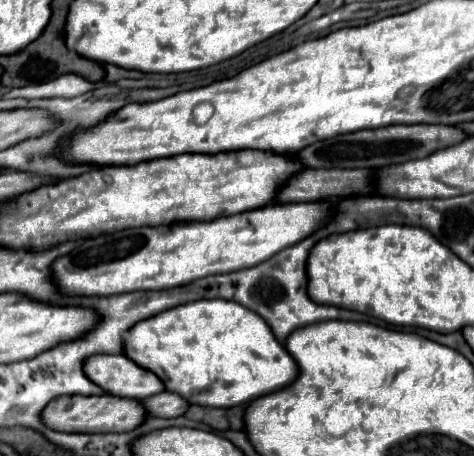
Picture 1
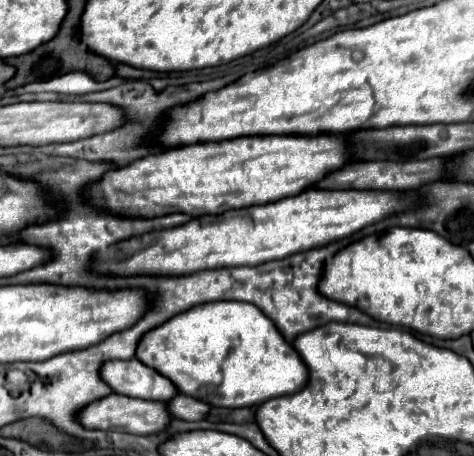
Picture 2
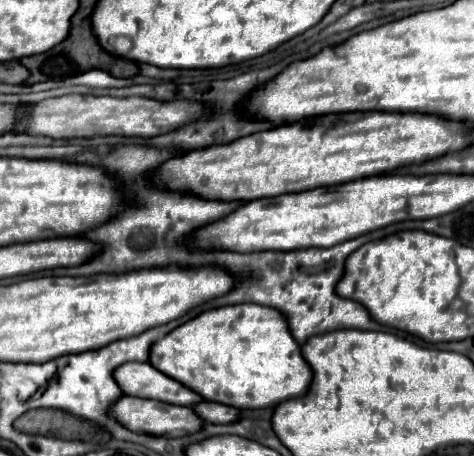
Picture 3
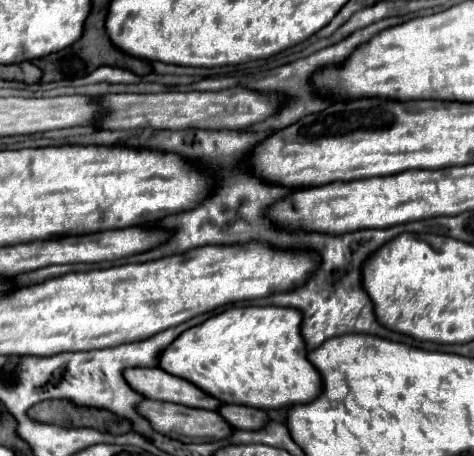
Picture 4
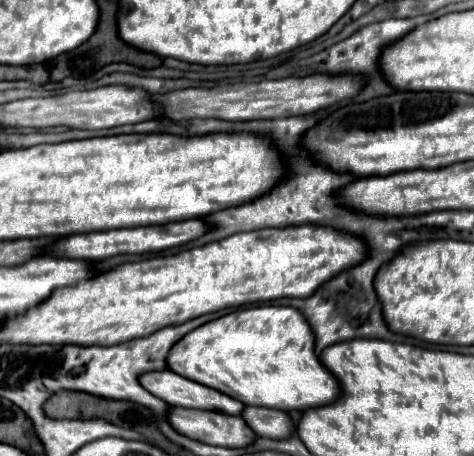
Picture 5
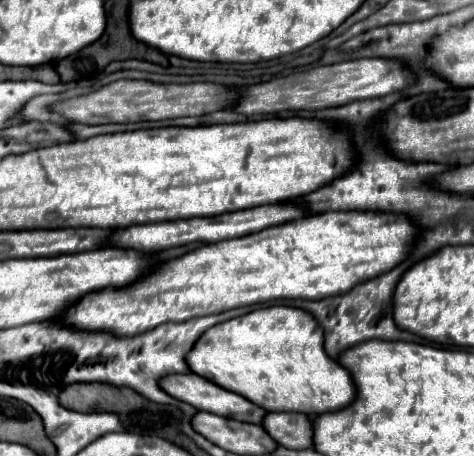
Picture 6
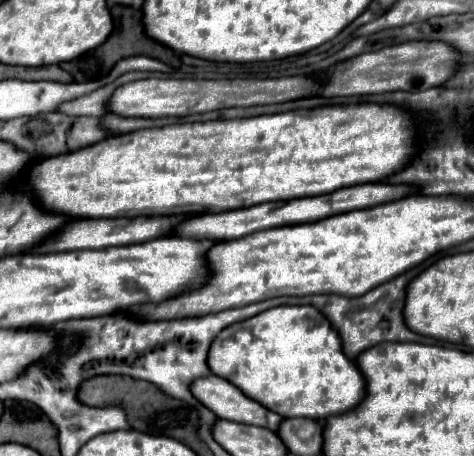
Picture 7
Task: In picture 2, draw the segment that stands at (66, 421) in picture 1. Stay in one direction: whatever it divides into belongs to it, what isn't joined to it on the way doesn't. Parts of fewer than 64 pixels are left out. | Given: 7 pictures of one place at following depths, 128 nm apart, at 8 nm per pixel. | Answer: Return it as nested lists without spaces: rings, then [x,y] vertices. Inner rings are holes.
[[[108,394],[100,400],[90,402],[86,408],[78,412],[78,422],[90,430],[116,430],[116,432],[130,432],[130,434],[154,434],[168,426],[170,416],[164,402],[150,402],[120,394]]]

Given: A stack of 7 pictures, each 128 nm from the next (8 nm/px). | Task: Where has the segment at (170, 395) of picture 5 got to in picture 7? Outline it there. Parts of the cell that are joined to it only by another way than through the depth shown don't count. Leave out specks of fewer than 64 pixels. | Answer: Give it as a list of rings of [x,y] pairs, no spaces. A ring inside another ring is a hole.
[[[204,376],[190,384],[192,396],[200,400],[208,410],[212,410],[218,418],[240,422],[240,424],[252,424],[262,426],[272,432],[278,430],[280,416],[276,412],[270,412],[256,400],[244,396],[236,386],[230,382],[218,378],[218,376]]]

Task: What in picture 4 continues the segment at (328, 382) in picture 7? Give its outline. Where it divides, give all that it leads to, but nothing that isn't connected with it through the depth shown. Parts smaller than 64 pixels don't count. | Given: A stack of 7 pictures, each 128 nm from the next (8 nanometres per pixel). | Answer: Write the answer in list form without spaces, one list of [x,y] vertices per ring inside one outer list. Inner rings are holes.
[[[248,306],[240,312],[240,308],[228,308],[220,314],[214,314],[210,316],[208,320],[204,320],[202,324],[198,326],[192,326],[188,330],[184,330],[162,354],[160,354],[160,360],[158,360],[158,366],[172,374],[172,376],[178,376],[178,378],[184,378],[188,382],[192,382],[194,386],[198,386],[200,390],[204,390],[206,394],[218,398],[220,402],[224,404],[244,404],[244,406],[252,406],[252,408],[260,408],[260,410],[272,410],[272,408],[284,408],[284,406],[294,406],[294,404],[308,404],[312,402],[312,398],[316,398],[320,392],[322,392],[322,382],[320,382],[320,374],[316,372],[316,368],[308,362],[308,356],[306,356],[306,346],[302,342],[302,336],[300,336],[300,312],[296,312],[296,308],[278,308],[278,306]]]

